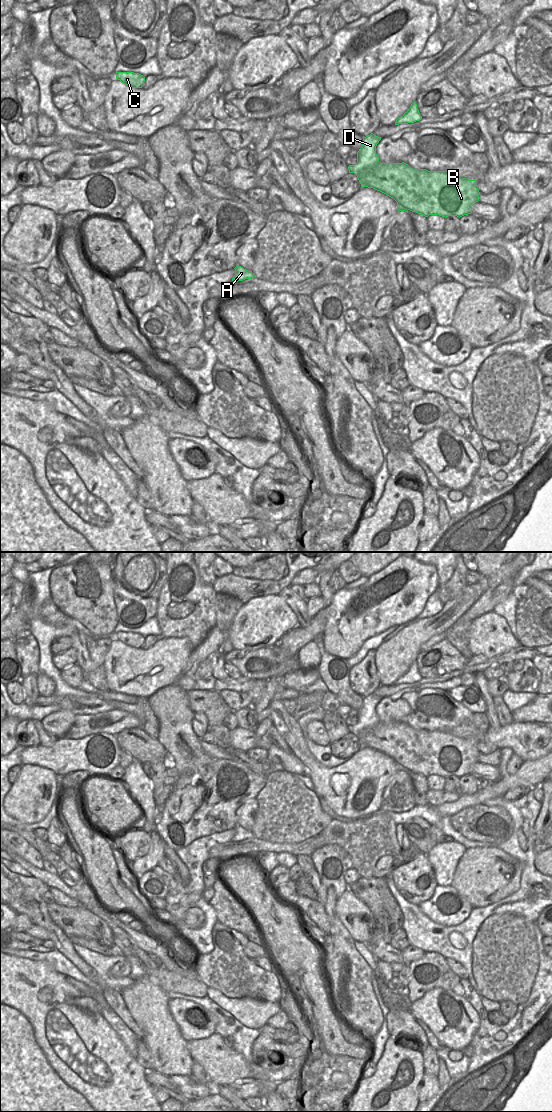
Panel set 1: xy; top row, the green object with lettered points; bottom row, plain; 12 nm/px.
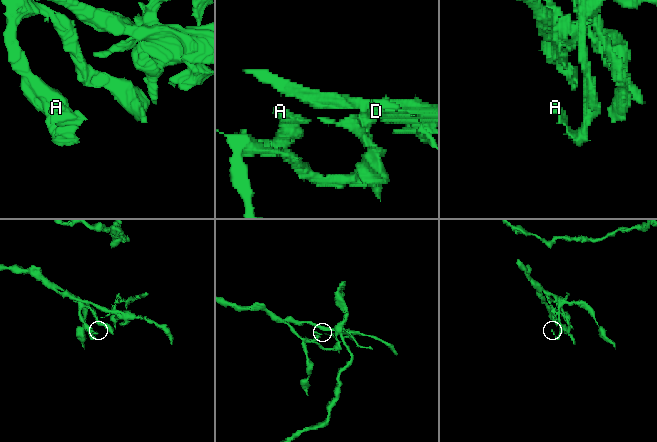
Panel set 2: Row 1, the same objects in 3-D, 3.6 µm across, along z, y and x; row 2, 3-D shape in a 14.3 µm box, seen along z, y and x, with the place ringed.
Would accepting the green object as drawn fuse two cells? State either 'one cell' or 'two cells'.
two cells

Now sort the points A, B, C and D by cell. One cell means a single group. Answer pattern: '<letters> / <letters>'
A B C / D

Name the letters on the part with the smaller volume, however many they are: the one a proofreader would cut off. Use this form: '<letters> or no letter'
D

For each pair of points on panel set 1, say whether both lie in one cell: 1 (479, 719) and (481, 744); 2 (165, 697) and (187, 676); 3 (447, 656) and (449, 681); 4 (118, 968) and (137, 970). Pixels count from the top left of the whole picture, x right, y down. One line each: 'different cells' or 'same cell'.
1: same cell
2: different cells
3: different cells
4: same cell

